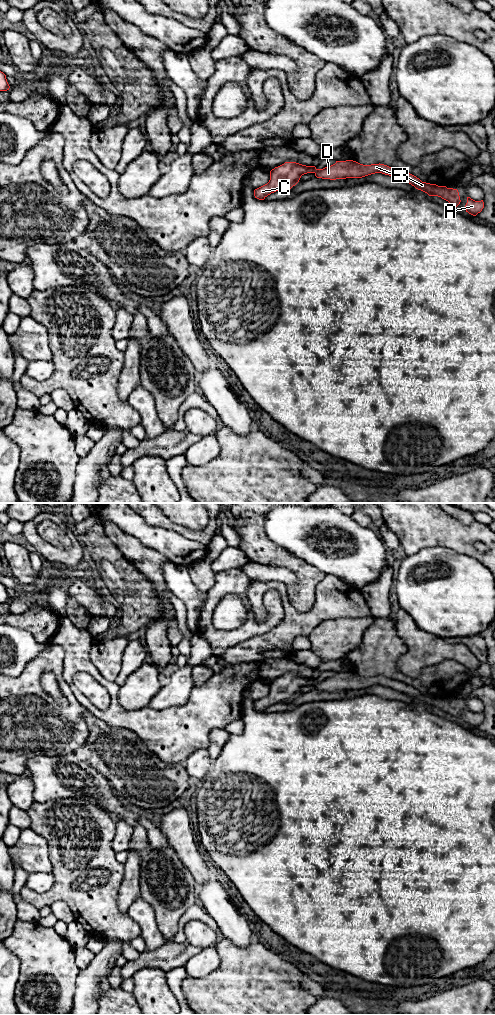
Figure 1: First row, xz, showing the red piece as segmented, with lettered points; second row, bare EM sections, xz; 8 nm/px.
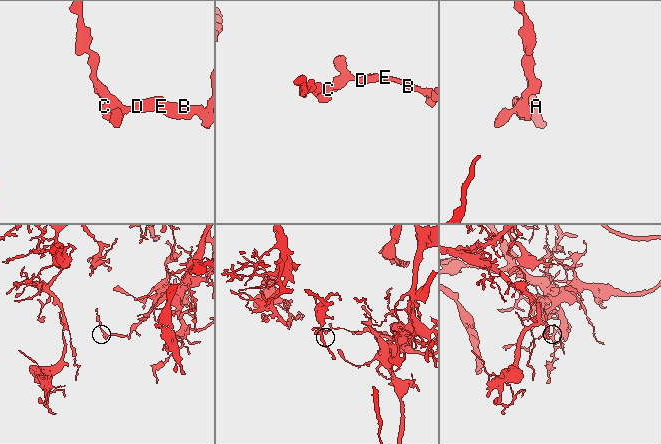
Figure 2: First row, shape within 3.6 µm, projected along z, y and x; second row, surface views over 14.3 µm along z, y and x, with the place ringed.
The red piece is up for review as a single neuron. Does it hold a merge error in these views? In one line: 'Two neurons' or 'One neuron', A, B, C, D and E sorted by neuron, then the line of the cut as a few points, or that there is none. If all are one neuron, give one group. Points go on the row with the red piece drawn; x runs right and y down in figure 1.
One neuron. Groups: A B C D E. No split

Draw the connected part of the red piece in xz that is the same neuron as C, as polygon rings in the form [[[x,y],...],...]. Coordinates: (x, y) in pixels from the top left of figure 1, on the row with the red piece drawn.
[[[353,160],[336,161],[335,164],[323,169],[317,169],[315,166],[306,166],[296,162],[285,162],[270,171],[269,182],[255,189],[254,196],[259,200],[264,200],[271,193],[291,189],[299,182],[301,176],[307,173],[314,173],[317,178],[330,180],[362,178],[371,174],[382,173],[405,181],[416,189],[427,193],[429,196],[441,197],[455,208],[461,202],[457,189],[422,182],[416,176],[395,167],[389,167],[380,163],[363,165]]]

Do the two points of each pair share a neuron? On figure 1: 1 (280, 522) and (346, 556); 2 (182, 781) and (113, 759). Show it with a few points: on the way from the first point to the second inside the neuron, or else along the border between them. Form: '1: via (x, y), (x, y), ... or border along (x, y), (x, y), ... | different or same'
1: via (296, 529), (320, 535), (330, 541) | same
2: via (165, 781), (145, 781), (130, 767) | same

